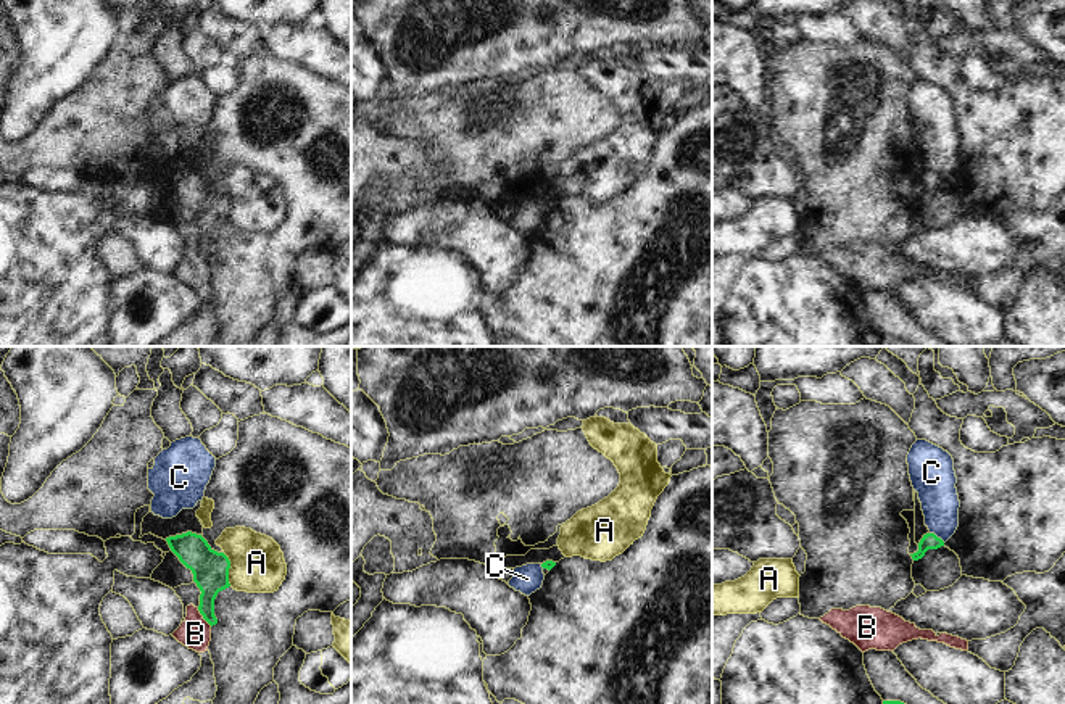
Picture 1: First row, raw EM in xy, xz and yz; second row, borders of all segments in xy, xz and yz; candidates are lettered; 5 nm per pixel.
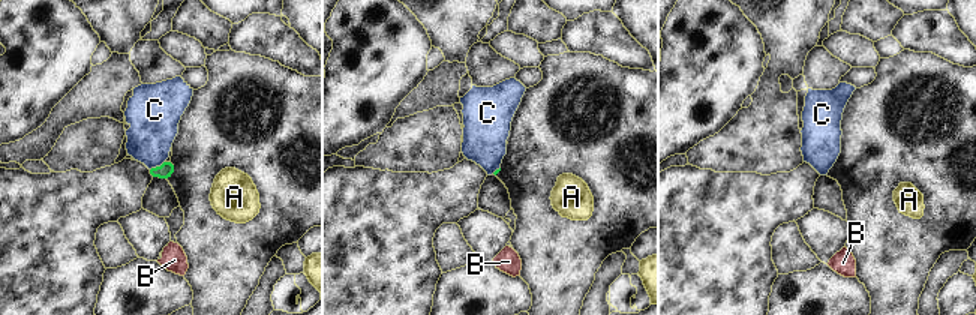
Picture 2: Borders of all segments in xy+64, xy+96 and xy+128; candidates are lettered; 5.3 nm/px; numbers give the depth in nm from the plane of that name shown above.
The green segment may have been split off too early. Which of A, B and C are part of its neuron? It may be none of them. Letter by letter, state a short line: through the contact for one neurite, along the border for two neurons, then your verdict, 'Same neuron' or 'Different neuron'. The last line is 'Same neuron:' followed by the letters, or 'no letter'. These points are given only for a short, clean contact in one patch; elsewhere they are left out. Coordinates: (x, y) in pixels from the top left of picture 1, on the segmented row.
A: Different neuron
B: Line: xy (197, 608), (211, 625). Different neuron
C: Line: yz (930, 532), (944, 542). Different neuron
Same neuron: no letter.

